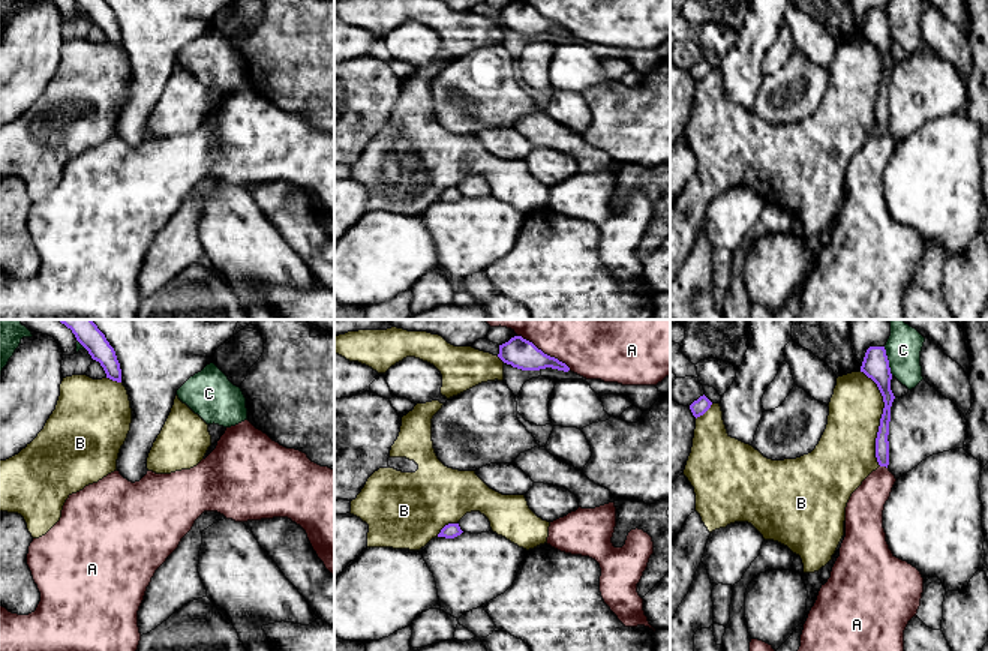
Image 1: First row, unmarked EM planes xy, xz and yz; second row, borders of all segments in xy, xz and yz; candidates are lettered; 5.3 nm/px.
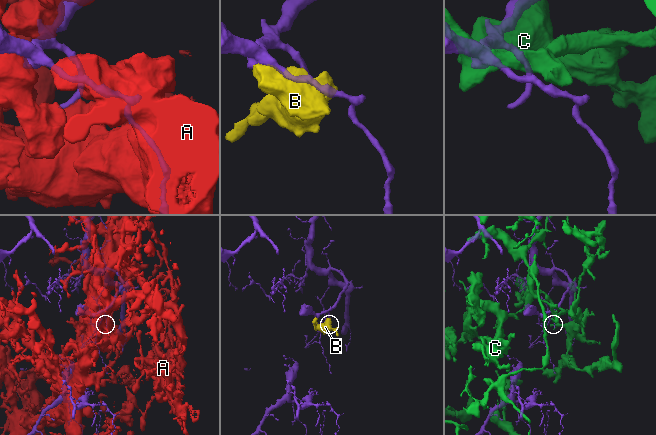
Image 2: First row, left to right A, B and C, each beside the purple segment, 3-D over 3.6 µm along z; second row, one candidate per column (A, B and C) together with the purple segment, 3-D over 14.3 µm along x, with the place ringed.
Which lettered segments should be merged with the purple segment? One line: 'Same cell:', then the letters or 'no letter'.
Same cell: no letter

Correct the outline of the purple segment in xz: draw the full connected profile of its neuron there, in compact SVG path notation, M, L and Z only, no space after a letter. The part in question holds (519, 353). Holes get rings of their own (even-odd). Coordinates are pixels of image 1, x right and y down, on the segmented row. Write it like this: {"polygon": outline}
{"polygon": "M514 336L508 342L499 345L498 357L513 368L522 370L540 370L546 368L568 372L570 368L555 357L544 354L532 342L522 336Z"}

